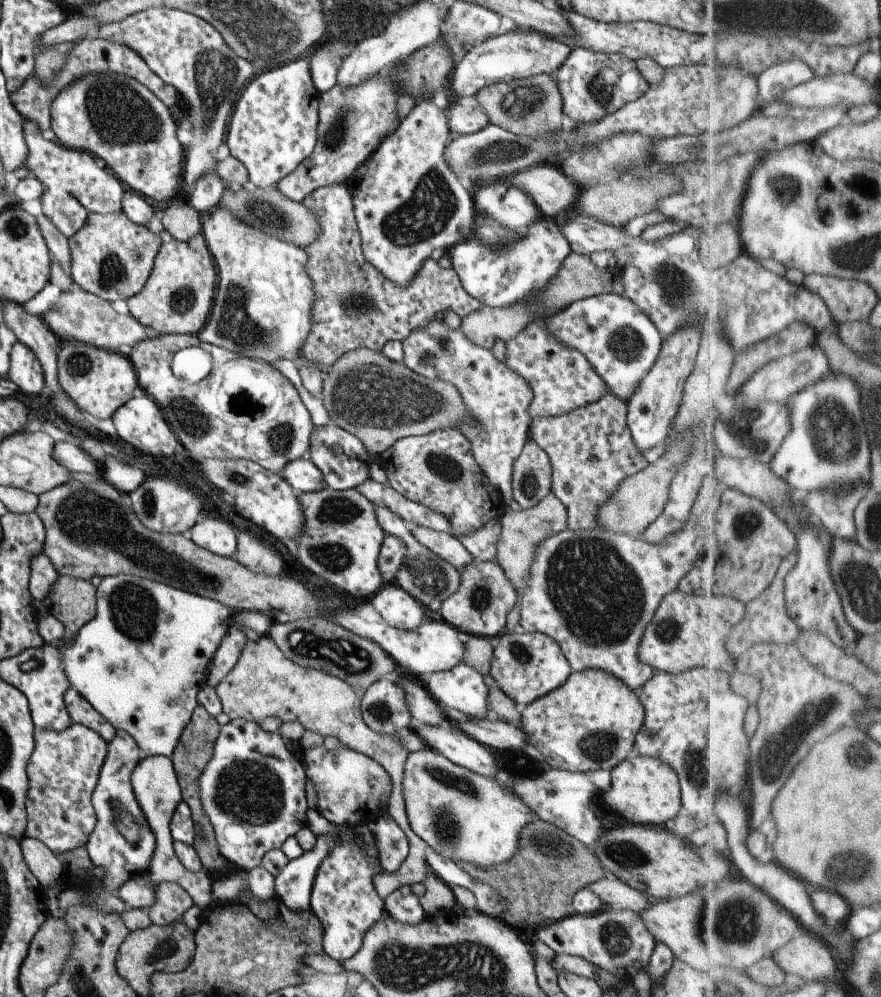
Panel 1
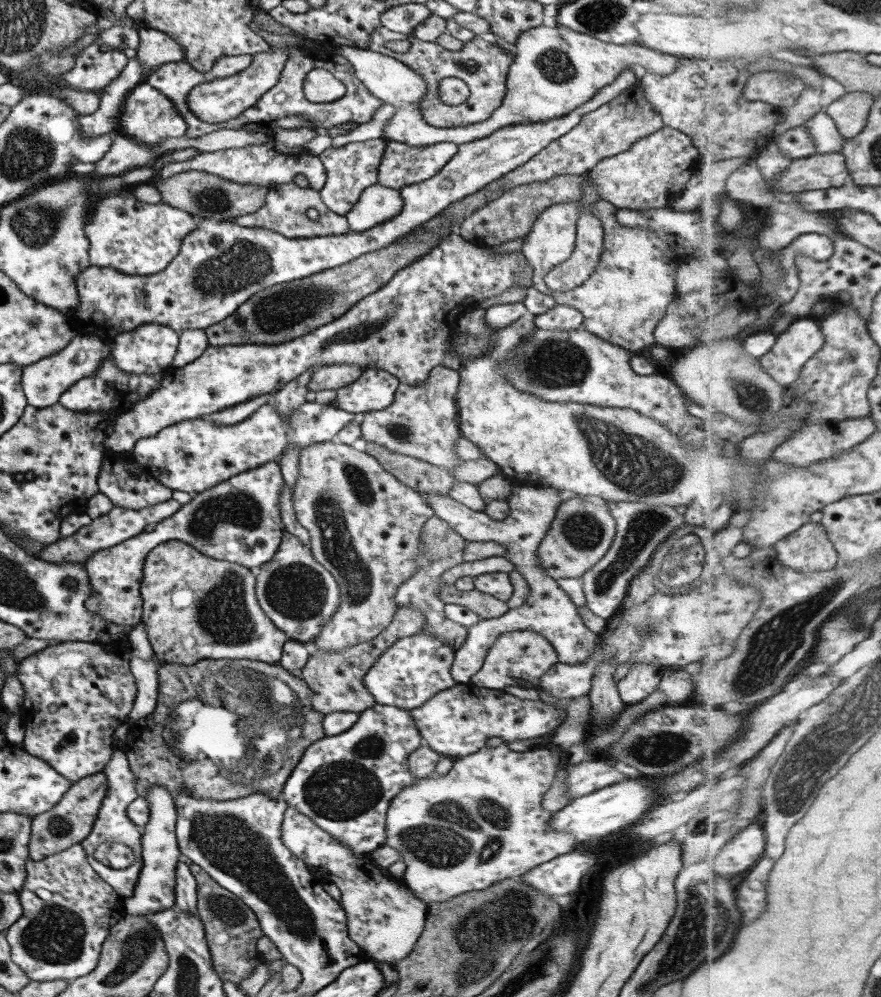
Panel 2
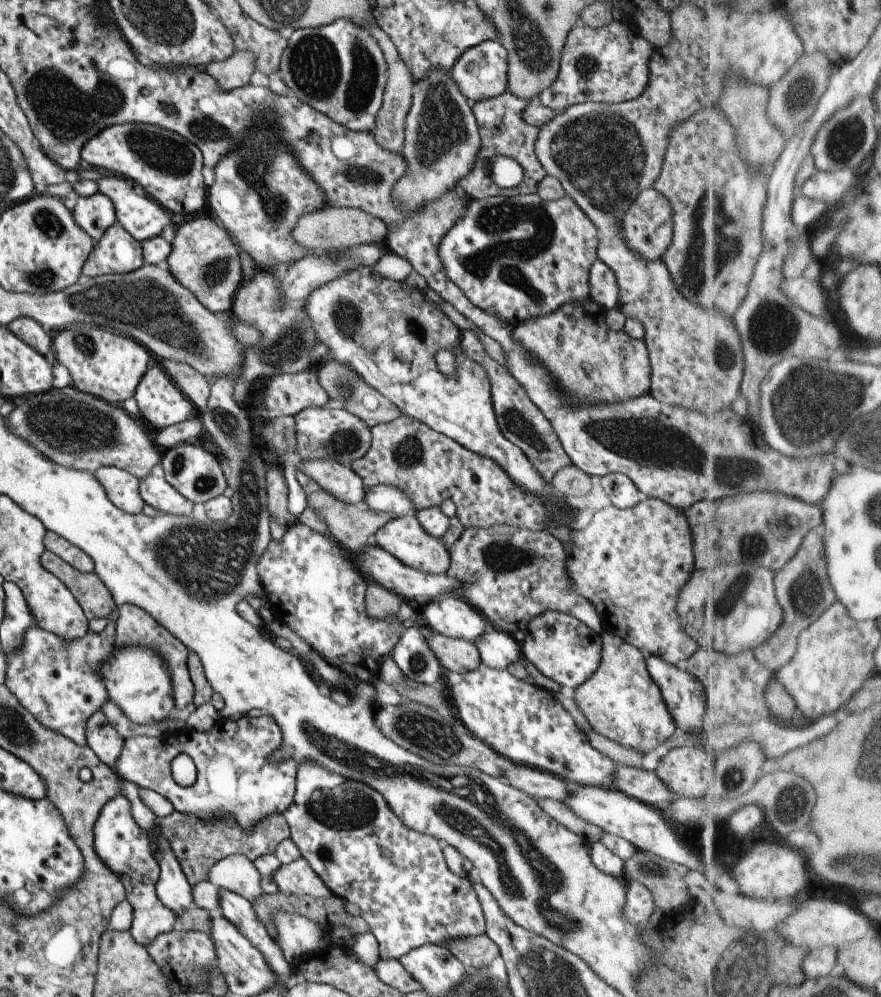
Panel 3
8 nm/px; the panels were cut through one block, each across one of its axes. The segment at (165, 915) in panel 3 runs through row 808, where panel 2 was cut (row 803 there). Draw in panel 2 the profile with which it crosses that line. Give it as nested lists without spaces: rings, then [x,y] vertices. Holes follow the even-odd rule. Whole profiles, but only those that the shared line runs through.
[[[115,747],[112,756],[100,770],[106,778],[106,793],[101,800],[89,834],[80,842],[89,866],[102,878],[120,897],[129,898],[134,891],[139,871],[142,867],[141,832],[126,815],[130,802],[138,797],[136,780],[129,770],[128,760],[122,747]]]

